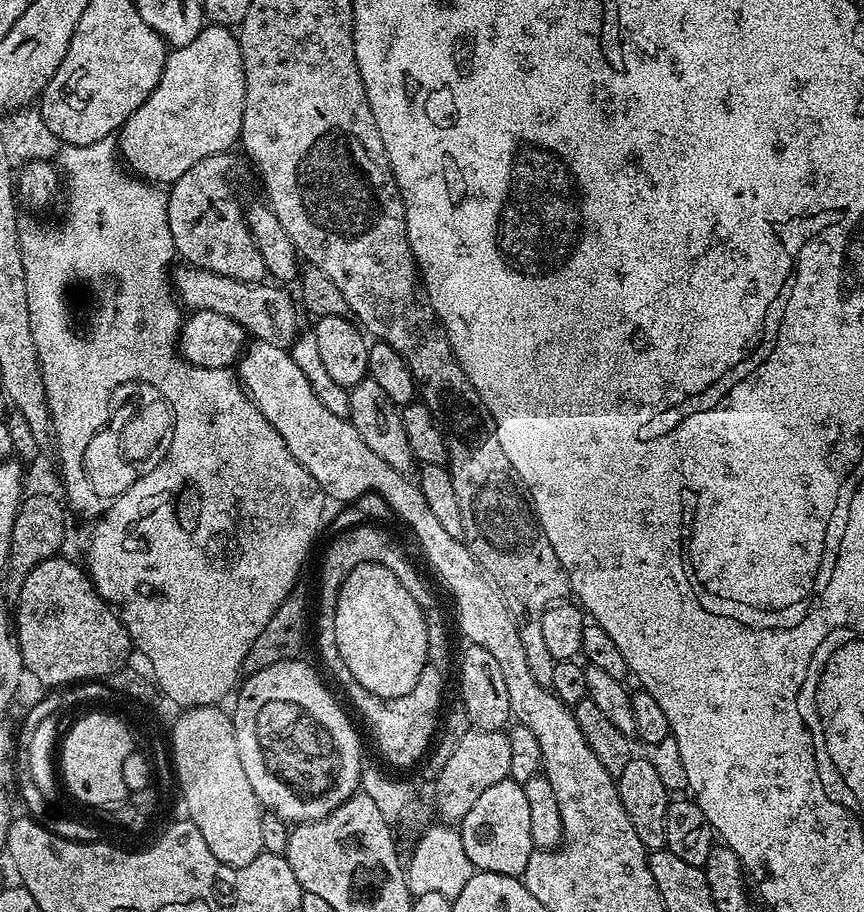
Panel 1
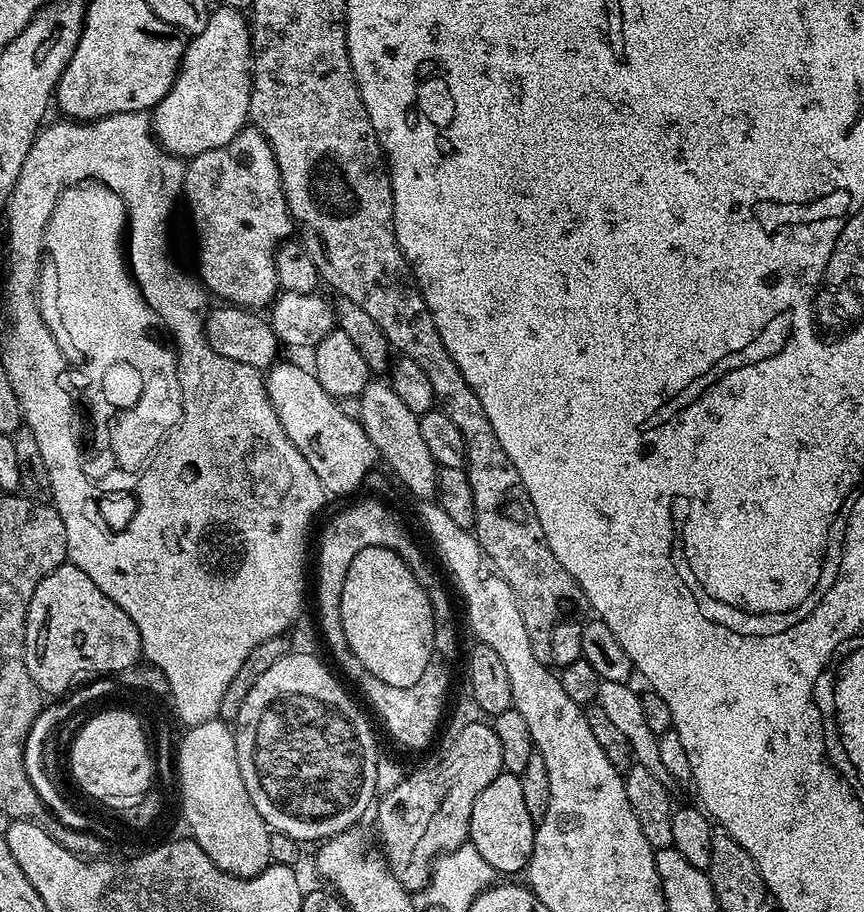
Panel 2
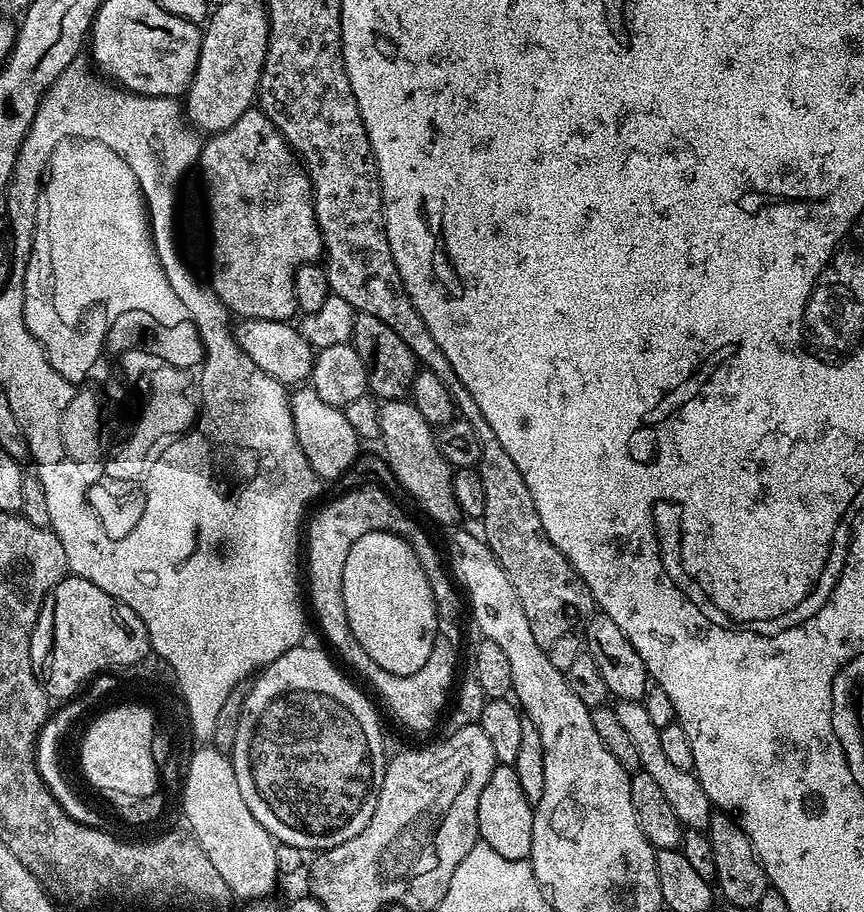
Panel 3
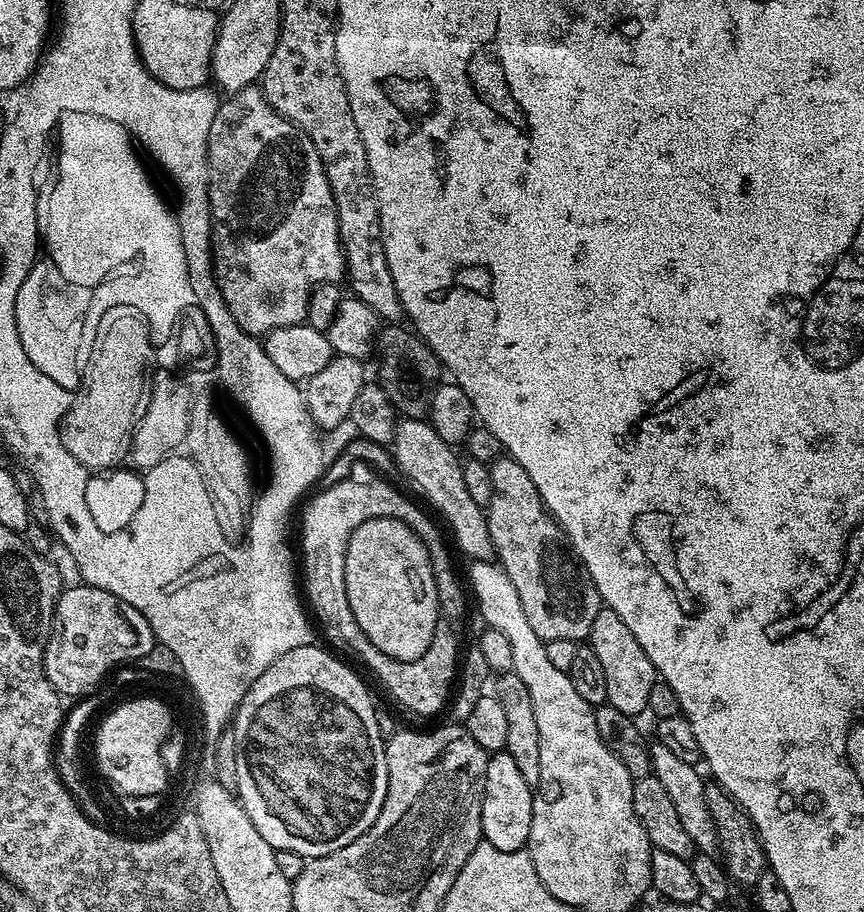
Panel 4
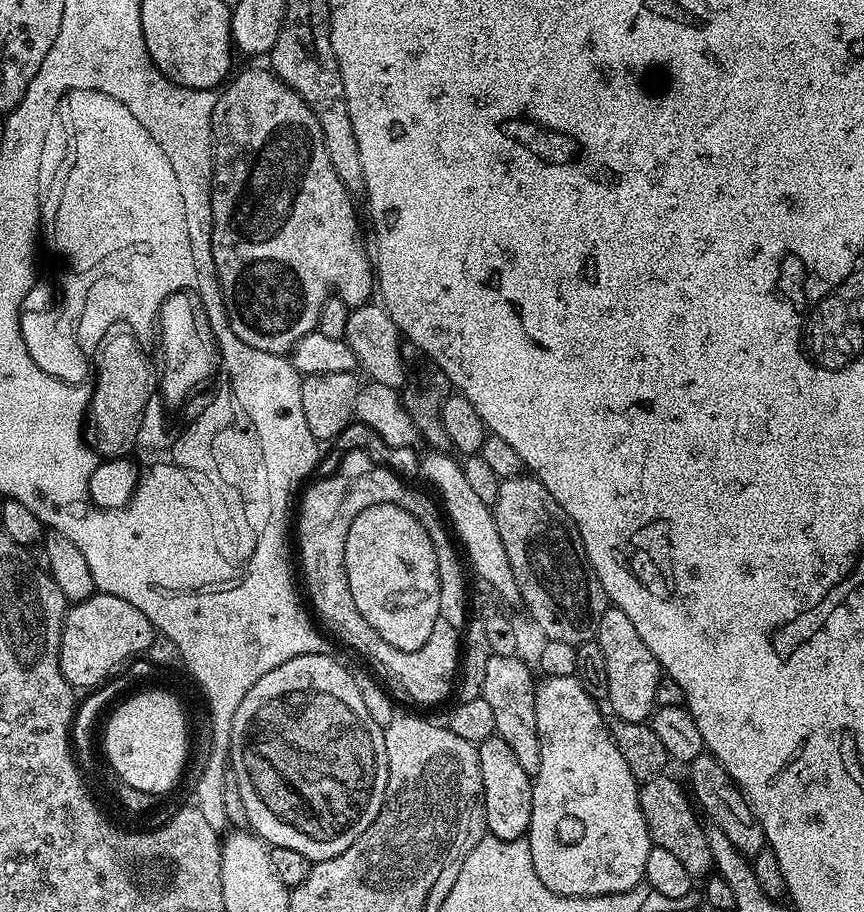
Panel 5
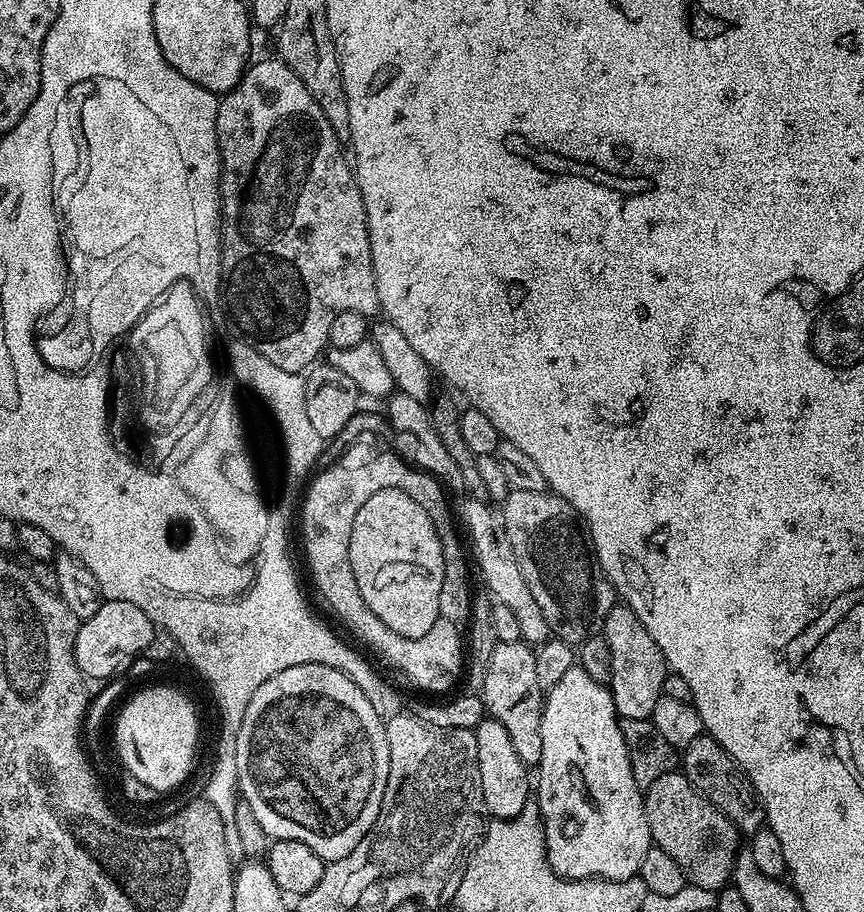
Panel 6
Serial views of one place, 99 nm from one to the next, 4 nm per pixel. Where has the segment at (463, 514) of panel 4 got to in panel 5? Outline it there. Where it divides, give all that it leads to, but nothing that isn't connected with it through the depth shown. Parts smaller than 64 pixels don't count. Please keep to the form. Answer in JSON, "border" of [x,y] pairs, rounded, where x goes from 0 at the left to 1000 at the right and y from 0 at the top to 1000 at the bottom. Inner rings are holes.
{"border":[[[501,493],[493,496],[493,498],[490,497],[486,505],[486,522],[490,525],[495,525],[509,538],[508,552],[516,563],[517,573],[521,576],[541,617],[546,617],[547,625],[586,661],[601,663],[603,657],[600,638],[595,634],[595,625],[590,625],[590,612],[586,612],[586,599],[581,599],[581,590],[576,586],[576,577],[573,568],[569,567],[568,557],[565,557],[563,550],[558,550],[547,541],[546,534],[539,529],[539,520],[535,520],[532,514],[534,505],[527,499]]]}

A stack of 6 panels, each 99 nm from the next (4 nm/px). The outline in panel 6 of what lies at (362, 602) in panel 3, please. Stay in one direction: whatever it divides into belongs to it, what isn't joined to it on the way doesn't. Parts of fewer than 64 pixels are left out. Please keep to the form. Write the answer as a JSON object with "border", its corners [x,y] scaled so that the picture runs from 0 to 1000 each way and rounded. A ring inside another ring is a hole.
{"border":[[[444,535],[420,550],[403,588],[405,625],[410,627],[410,638],[414,638],[424,664],[428,664],[456,695],[465,695],[465,700],[488,700],[488,695],[495,694],[498,686],[510,679],[507,651],[513,638],[512,594],[497,565],[465,537]]]}

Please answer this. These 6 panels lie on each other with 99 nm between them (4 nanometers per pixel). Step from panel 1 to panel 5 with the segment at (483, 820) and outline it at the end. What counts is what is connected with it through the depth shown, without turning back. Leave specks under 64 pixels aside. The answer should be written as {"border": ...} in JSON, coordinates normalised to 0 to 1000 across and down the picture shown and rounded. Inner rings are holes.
{"border":[[[576,806],[559,811],[552,819],[551,826],[558,844],[565,912],[582,921],[603,920],[613,906],[617,852],[611,851],[609,844],[604,844],[604,839],[591,825],[590,818],[586,818],[586,814],[581,814],[581,809]]]}

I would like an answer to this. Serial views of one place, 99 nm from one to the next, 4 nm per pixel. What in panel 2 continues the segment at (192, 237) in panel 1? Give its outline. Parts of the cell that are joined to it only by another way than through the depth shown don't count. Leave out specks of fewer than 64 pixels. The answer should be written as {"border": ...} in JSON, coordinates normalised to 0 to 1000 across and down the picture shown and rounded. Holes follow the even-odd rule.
{"border":[[[285,138],[262,160],[221,172],[213,185],[211,215],[218,218],[218,232],[227,249],[235,315],[247,326],[256,325],[260,334],[309,339],[324,320],[317,294],[319,273],[340,254],[313,156],[297,140]]]}

